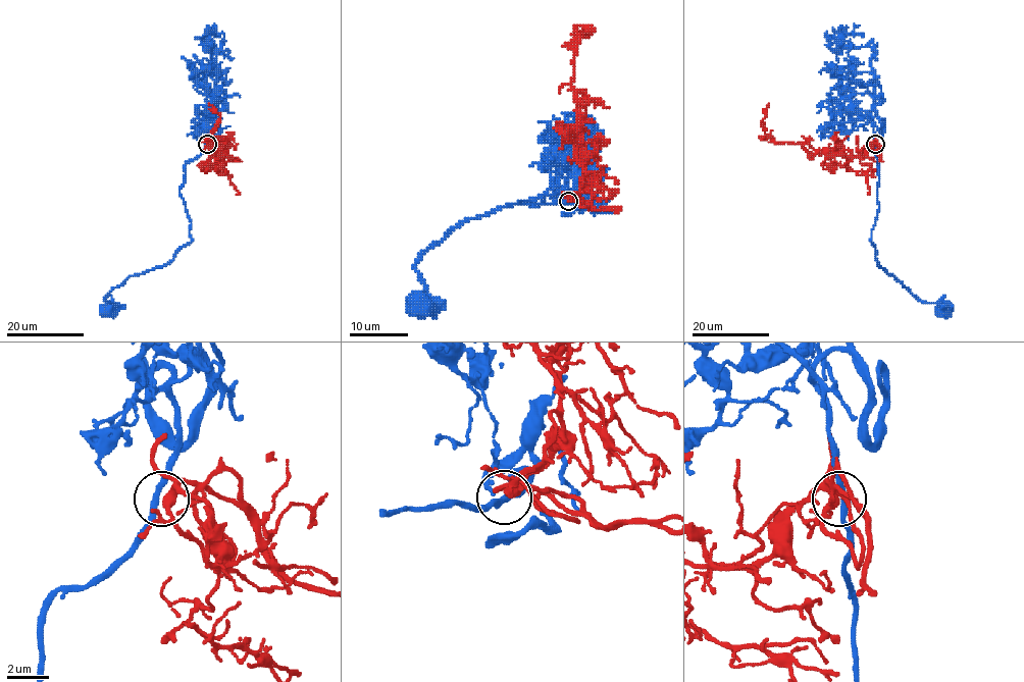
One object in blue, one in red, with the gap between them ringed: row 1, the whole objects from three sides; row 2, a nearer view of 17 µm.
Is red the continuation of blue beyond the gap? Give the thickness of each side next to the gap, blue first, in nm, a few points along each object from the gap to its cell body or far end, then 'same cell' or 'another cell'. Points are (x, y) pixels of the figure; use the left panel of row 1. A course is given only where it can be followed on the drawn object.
320/300 nm | blue via (206, 144), (186, 164), (180, 190), (191, 242), (167, 263), (116, 285), (105, 298), (112, 303), (109, 308) | red via (207, 144), (215, 145), (217, 157), (209, 144), (219, 114), (209, 103) | same cell

